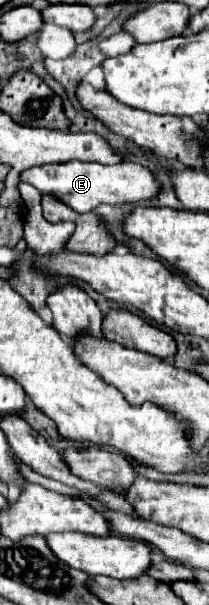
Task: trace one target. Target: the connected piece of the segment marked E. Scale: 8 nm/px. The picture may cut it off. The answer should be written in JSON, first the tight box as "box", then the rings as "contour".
{"box":[21,161,161,213],"contour":[[[123,161],[117,165],[101,165],[101,163],[59,163],[59,165],[39,165],[25,169],[21,173],[21,181],[37,187],[41,193],[51,193],[59,197],[65,205],[69,205],[77,213],[89,213],[101,203],[123,205],[123,203],[139,203],[149,201],[159,195],[161,183],[153,177],[153,173],[131,161]]]}

